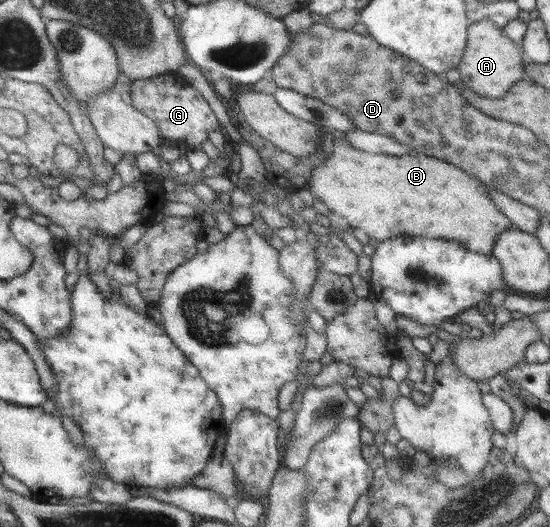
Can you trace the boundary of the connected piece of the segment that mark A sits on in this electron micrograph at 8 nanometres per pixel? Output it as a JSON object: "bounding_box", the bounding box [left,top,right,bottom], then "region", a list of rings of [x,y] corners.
{"bounding_box":[457,20,525,99],"region":[[[490,20],[470,23],[467,27],[466,47],[457,70],[460,73],[457,83],[459,87],[466,87],[474,94],[490,99],[504,96],[514,83],[525,76],[524,63],[520,58],[518,46],[512,43]]]}

